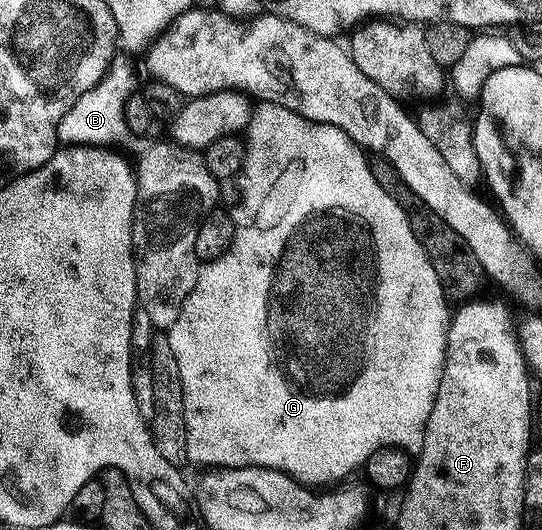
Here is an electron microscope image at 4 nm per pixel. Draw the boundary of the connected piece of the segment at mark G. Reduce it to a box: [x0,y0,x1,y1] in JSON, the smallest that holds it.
[166,101,450,487]

